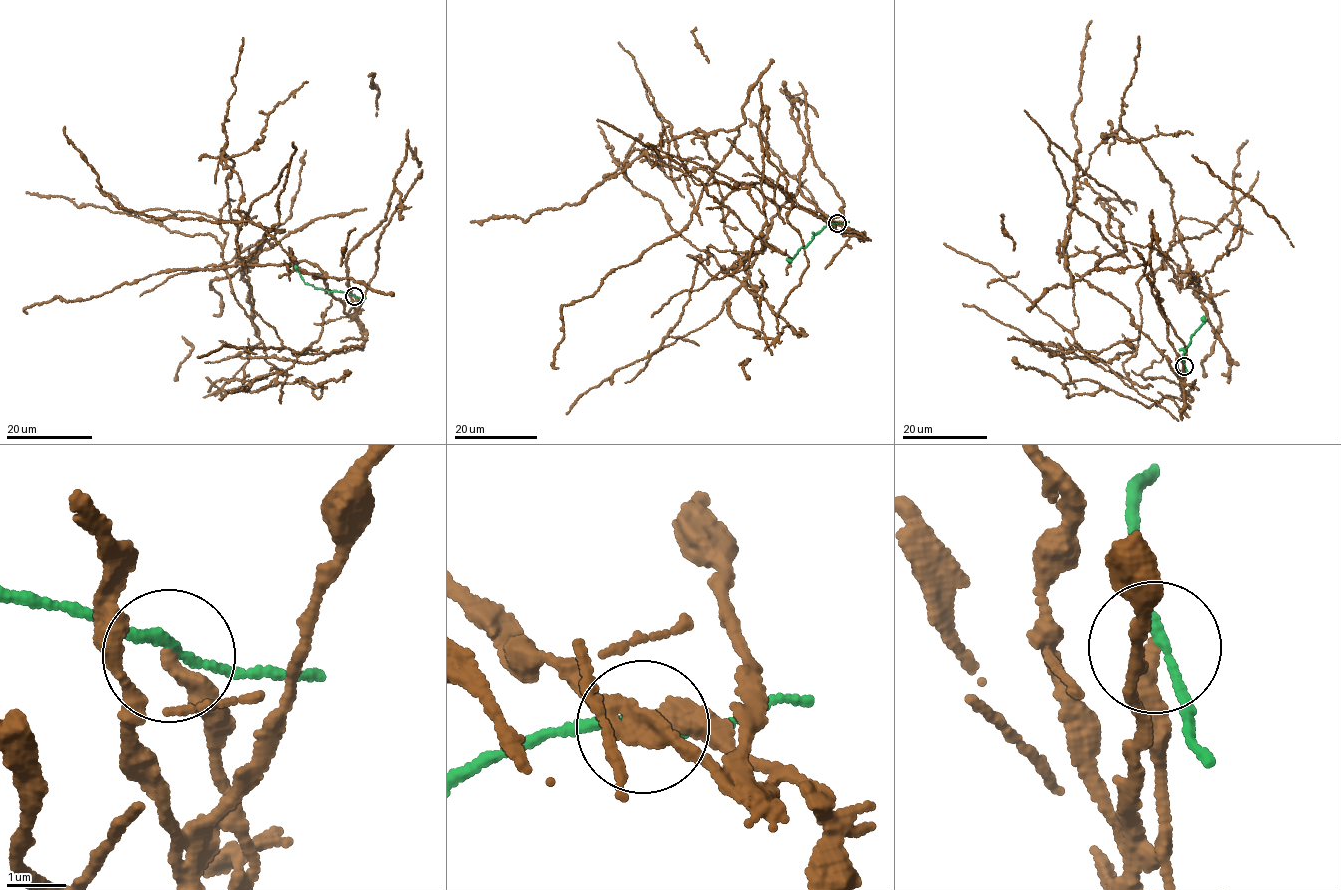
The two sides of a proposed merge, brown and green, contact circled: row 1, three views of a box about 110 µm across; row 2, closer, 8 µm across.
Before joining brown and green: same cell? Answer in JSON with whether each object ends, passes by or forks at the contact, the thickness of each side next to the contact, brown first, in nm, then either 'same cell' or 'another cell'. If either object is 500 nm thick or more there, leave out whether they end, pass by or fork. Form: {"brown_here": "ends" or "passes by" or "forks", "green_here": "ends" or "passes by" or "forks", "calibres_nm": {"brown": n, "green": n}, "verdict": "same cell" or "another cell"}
{"brown_here": "ends", "green_here": "passes by", "calibres_nm": {"brown": 320, "green": 150}, "verdict": "another cell"}

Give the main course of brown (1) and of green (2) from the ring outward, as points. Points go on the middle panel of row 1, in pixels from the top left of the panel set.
1: (837, 223), (866, 238), (648, 161), (695, 130), (738, 130), (694, 210), (642, 78), (684, 197)
2: (837, 223), (824, 226), (793, 259), (786, 259)

